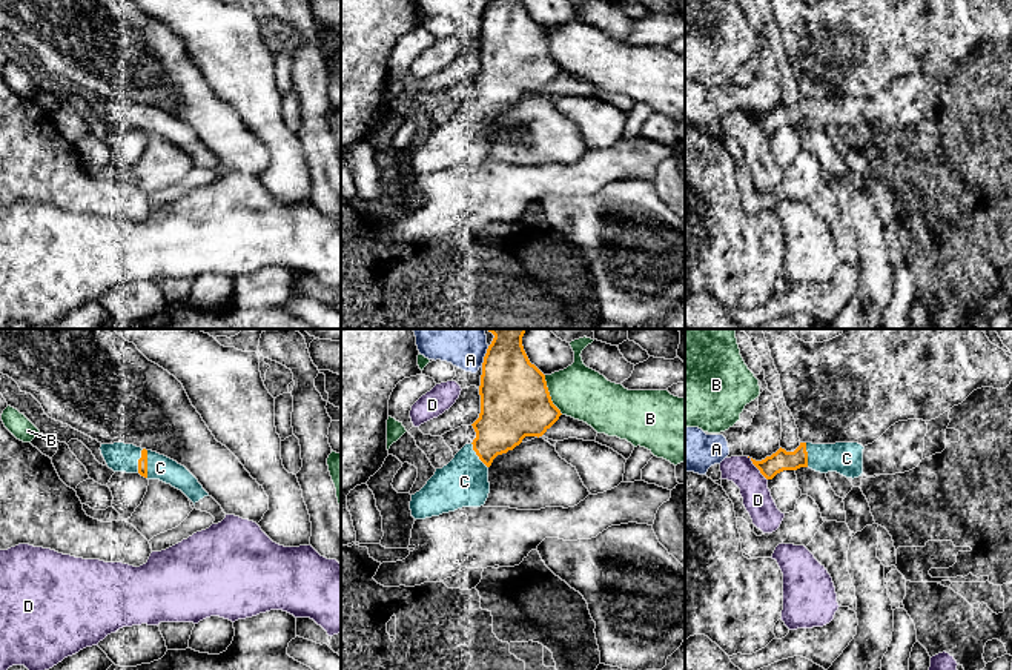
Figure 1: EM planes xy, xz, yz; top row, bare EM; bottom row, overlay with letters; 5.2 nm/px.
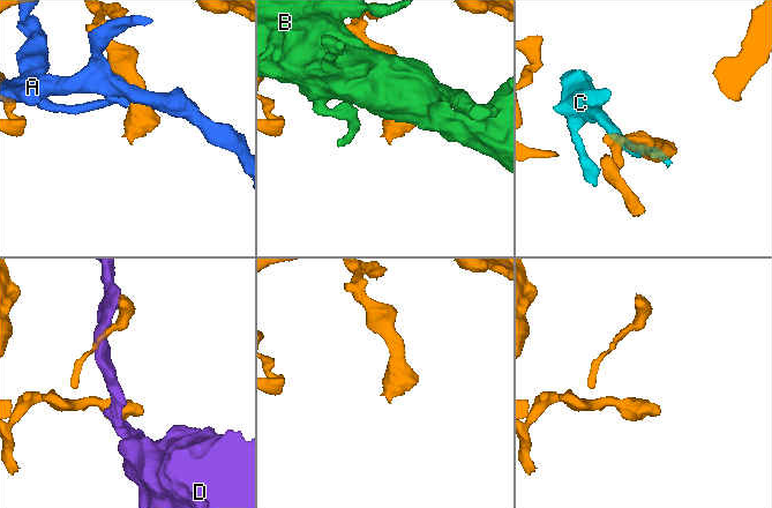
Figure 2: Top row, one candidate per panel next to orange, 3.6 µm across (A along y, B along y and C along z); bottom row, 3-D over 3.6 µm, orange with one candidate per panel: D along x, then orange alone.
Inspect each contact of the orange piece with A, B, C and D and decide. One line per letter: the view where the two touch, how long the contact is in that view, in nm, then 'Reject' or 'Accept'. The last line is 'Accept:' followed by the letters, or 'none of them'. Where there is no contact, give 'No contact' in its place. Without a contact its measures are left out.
A: Touches orange in xz. Shared border 120 nm. Reject
B: Touches orange in xz. Shared border 220 nm. Reject
C: Touches orange in xy. Shared border 140 nm. Accept
D: Touches orange in yz. Shared border 170 nm. Reject
Accept: C

